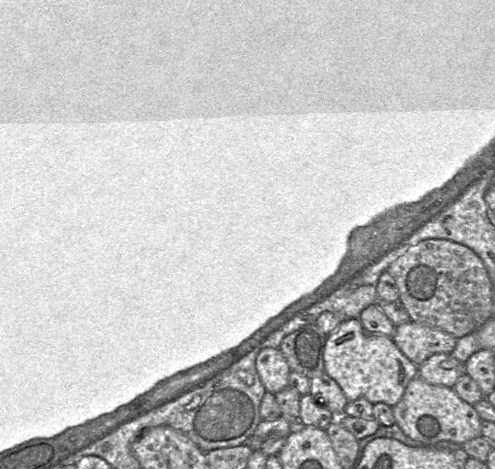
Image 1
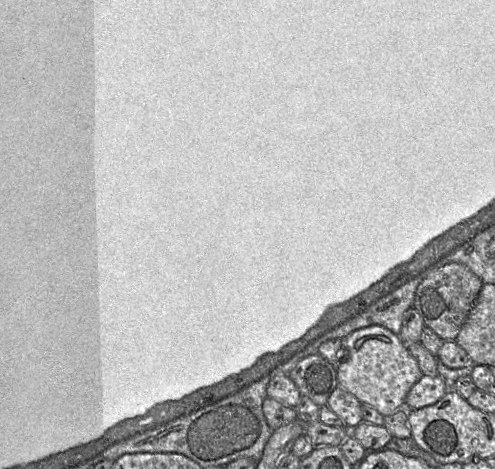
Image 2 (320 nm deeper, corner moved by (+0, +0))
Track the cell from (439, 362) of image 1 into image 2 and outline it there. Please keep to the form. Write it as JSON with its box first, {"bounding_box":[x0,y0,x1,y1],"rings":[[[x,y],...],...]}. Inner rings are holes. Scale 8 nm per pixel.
{"bounding_box":[405,375,446,410],"rings":[[[423,375],[408,392],[405,399],[405,408],[416,410],[433,405],[446,393],[446,385],[439,375],[435,377]]]}

